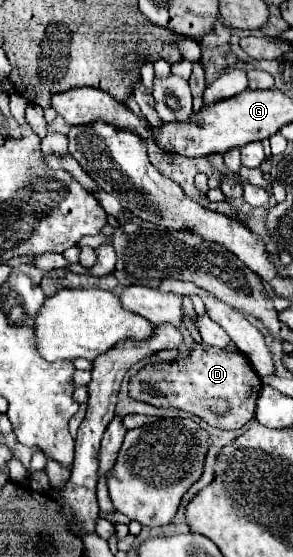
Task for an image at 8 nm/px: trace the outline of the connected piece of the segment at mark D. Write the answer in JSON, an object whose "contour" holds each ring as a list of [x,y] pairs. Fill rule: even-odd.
{"contour":[[[192,344],[192,352],[188,358],[194,358],[188,362],[188,368],[184,372],[182,380],[182,360],[172,362],[172,364],[148,364],[144,366],[136,376],[130,378],[128,392],[132,398],[140,402],[148,402],[154,406],[164,406],[164,408],[178,408],[196,414],[198,418],[206,420],[208,424],[222,428],[222,430],[240,430],[254,418],[256,410],[256,398],[260,394],[260,378],[256,376],[252,364],[248,358],[236,350],[236,348],[210,348],[210,346],[200,346]],[[150,386],[158,394],[148,392]],[[212,400],[224,400],[230,404],[230,412],[224,416],[218,416],[212,412],[210,402]]]}

